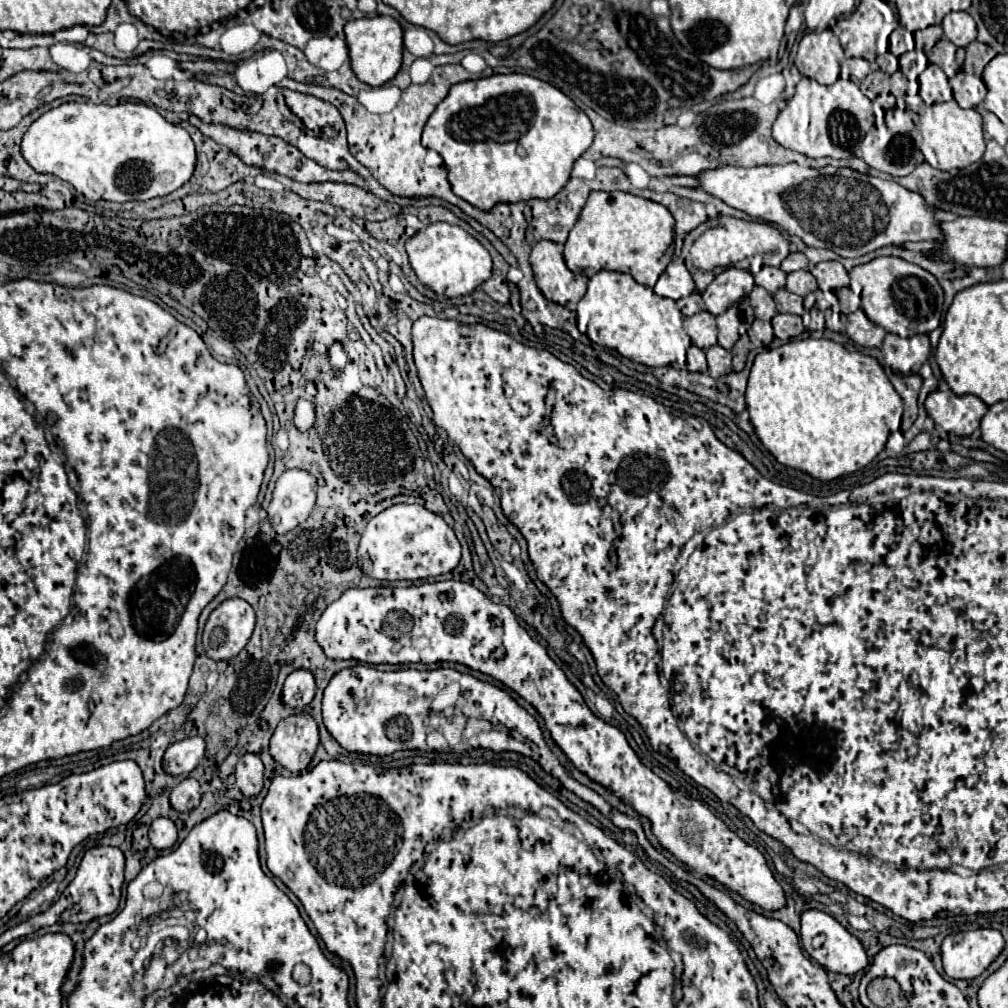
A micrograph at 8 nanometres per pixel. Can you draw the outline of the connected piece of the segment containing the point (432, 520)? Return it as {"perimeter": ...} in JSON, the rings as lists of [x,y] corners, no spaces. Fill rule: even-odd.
{"perimeter":[[[394,505],[372,517],[358,545],[358,567],[372,579],[426,579],[452,571],[462,557],[460,543],[440,515],[422,505]]]}

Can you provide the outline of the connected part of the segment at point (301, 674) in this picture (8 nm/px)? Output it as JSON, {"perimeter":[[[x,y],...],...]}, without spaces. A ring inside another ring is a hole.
{"perimeter":[[[298,669],[286,677],[284,687],[282,687],[282,701],[288,707],[300,707],[302,709],[314,699],[314,693],[316,693],[316,683],[314,683],[312,673]]]}

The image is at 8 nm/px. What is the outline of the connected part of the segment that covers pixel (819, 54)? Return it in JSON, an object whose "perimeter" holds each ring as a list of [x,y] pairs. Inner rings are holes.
{"perimeter":[[[826,29],[820,33],[806,33],[798,45],[794,65],[804,77],[816,79],[822,85],[832,85],[840,73],[840,59],[844,51],[838,37]]]}

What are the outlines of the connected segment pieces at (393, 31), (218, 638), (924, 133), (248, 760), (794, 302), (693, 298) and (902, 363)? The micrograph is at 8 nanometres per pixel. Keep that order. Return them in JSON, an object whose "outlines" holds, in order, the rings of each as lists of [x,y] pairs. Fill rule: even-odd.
{"outlines":[[[[374,15],[374,17],[362,17],[362,19],[352,19],[344,25],[344,35],[346,35],[346,45],[348,45],[348,55],[350,55],[350,65],[356,77],[370,85],[378,87],[388,83],[400,69],[402,65],[402,27],[398,25],[396,19],[384,17],[384,15]]],[[[244,599],[220,603],[204,625],[202,647],[206,657],[214,661],[236,657],[252,637],[254,621],[254,611]]],[[[954,99],[948,103],[930,105],[917,124],[921,136],[919,150],[925,161],[940,171],[968,167],[984,155],[983,120],[976,109],[962,109]]],[[[244,755],[236,763],[236,785],[244,797],[256,797],[262,791],[264,765],[258,755]]],[[[786,289],[776,291],[774,293],[774,301],[778,307],[778,313],[794,313],[794,315],[802,315],[804,307],[802,307],[802,297],[788,293]]],[[[692,293],[692,295],[688,295],[688,297],[684,297],[684,299],[680,299],[678,301],[678,309],[682,311],[682,315],[694,315],[694,313],[698,313],[700,309],[702,309],[702,297],[700,297],[700,293]]],[[[888,333],[882,345],[882,353],[884,353],[884,363],[894,371],[894,373],[902,373],[902,375],[912,375],[912,367],[914,367],[914,355],[912,355],[912,347],[910,347],[910,337],[902,339],[898,335]]]]}

